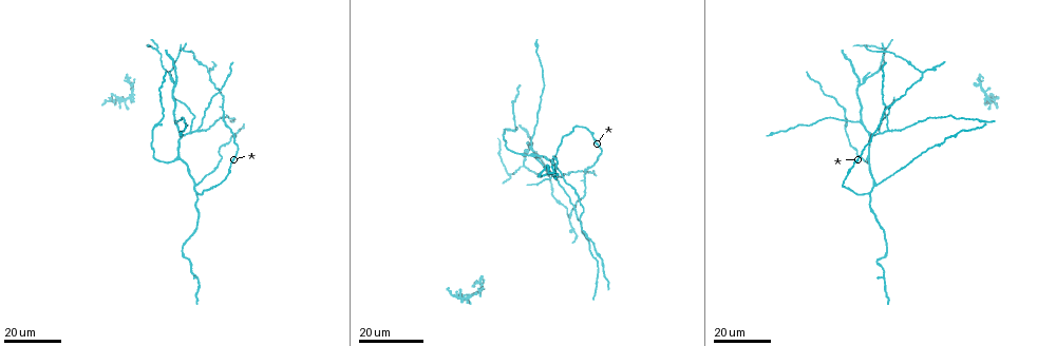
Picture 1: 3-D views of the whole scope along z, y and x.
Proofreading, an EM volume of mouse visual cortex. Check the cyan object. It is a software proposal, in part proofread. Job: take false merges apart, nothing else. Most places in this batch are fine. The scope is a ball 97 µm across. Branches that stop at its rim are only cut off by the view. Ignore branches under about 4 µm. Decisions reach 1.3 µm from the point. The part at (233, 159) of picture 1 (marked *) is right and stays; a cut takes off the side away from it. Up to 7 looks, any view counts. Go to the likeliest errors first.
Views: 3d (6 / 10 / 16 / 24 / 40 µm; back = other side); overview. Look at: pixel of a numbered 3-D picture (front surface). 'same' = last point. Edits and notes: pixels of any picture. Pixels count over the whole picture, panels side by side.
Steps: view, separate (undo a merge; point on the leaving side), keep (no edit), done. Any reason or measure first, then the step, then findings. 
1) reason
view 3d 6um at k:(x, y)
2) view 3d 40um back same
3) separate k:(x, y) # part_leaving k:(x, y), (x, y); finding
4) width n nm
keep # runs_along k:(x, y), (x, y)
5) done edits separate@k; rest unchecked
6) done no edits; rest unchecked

view 3d 16um at 1:(537, 161)

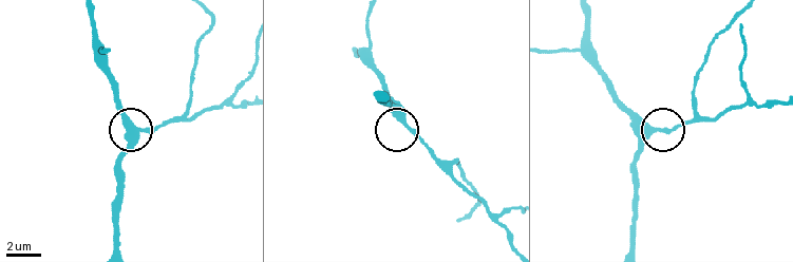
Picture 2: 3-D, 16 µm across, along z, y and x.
view 3d 6um at 2:(402, 117)

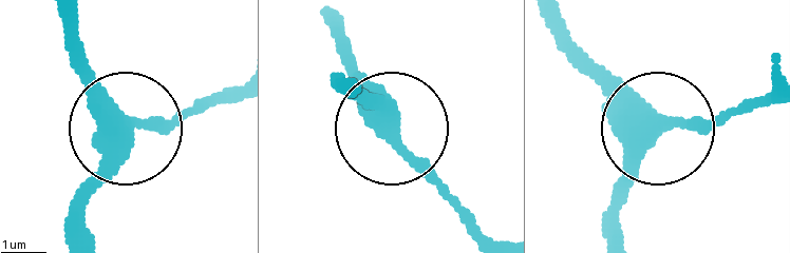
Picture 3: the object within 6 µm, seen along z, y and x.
width 430 nm
keep # runs_along 3:(74, 233), (77, 188), (127, 119), (66, 33); one cell here

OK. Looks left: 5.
three arms meet
view 3d 16um at 1:(176, 157)

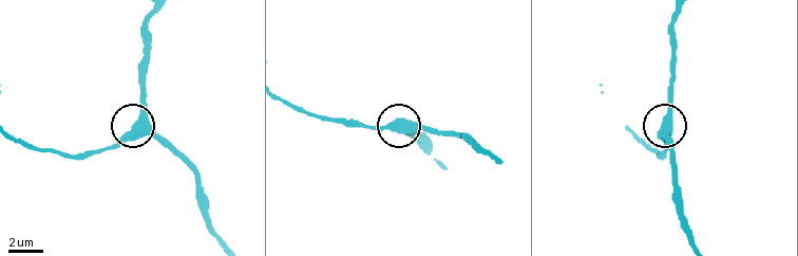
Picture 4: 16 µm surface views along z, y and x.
view 3d 6um at 4:(141, 118)

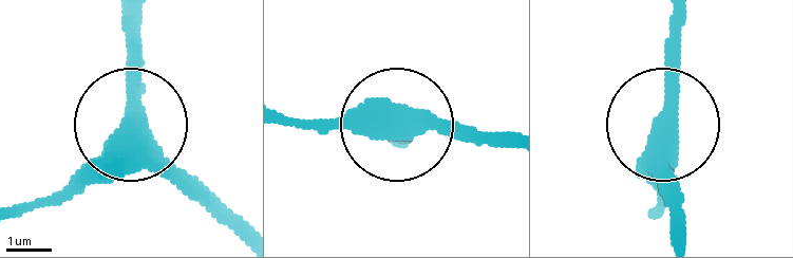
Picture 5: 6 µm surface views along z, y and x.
side_arm 55 um
keep # all the same cell

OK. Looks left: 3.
thin arm on a thick one
view 3d 24um at 1:(861, 121)

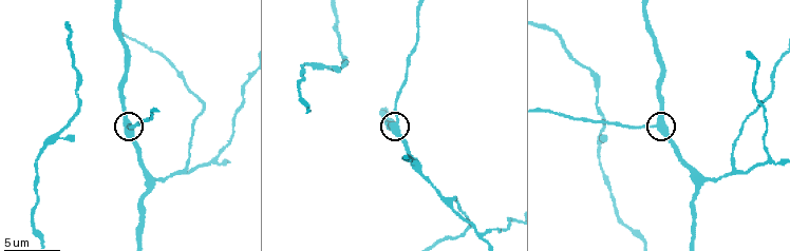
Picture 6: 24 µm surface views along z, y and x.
view 3d 10um at 6:(653, 125)

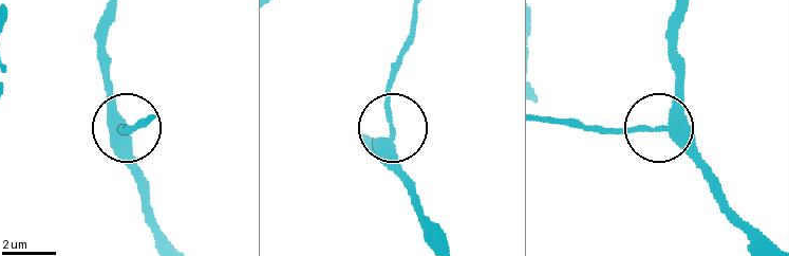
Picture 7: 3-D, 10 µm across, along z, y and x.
arms 3
keep # runs_along 7:(761, 240), (715, 179), (661, 127), (595, 131); all the same cell

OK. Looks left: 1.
side arm on a straight run
view 3d 6um at 6:(479, 235)

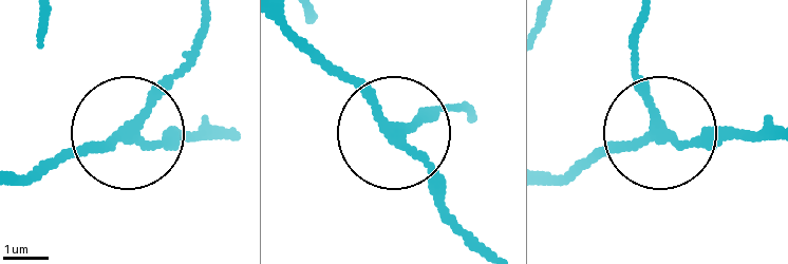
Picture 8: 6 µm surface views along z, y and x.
keep # runs_along 8:(15, 181), (116, 143), (192, 60); continuous, no second cell

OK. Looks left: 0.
done no edits; rest unchecked

